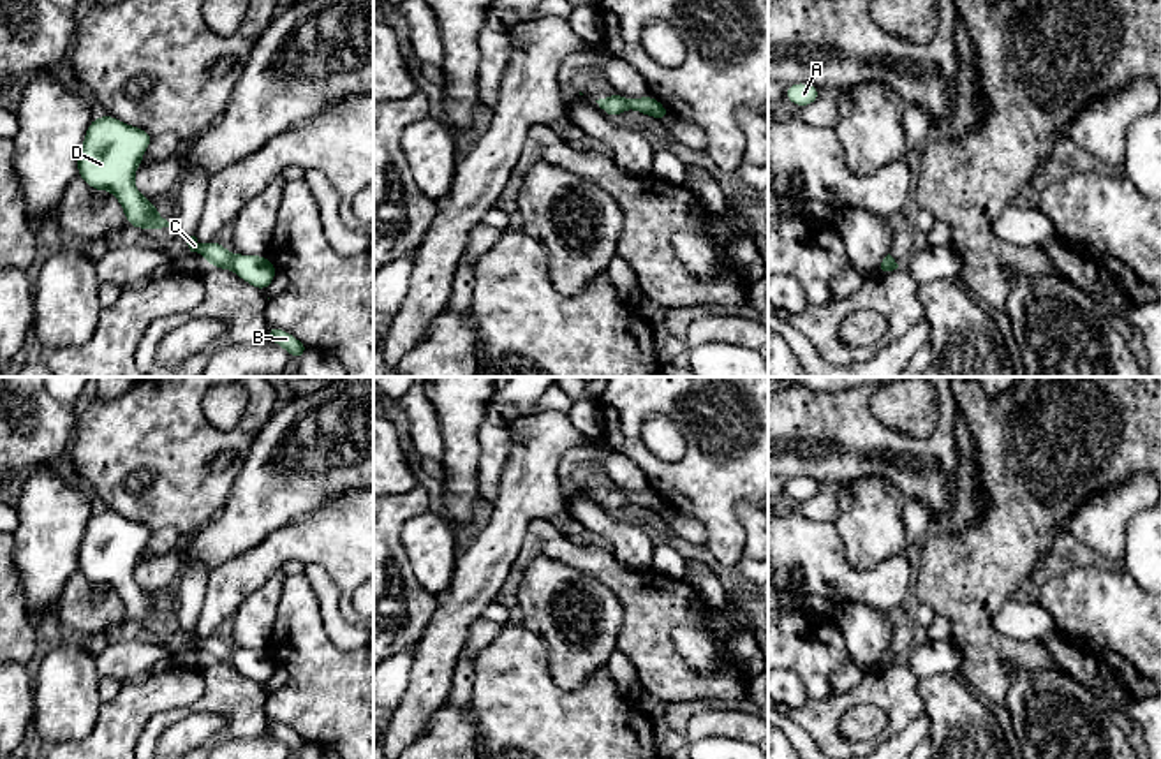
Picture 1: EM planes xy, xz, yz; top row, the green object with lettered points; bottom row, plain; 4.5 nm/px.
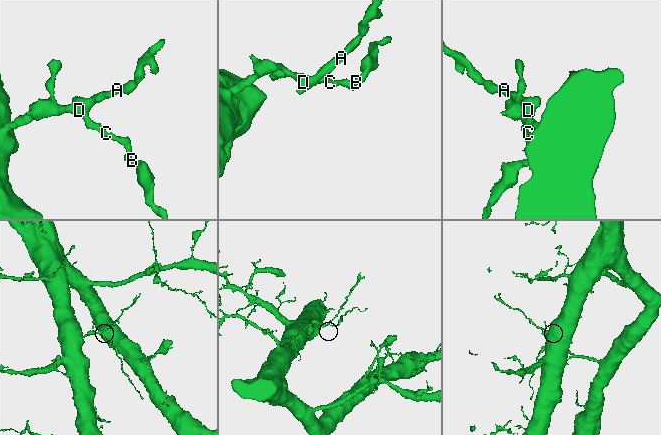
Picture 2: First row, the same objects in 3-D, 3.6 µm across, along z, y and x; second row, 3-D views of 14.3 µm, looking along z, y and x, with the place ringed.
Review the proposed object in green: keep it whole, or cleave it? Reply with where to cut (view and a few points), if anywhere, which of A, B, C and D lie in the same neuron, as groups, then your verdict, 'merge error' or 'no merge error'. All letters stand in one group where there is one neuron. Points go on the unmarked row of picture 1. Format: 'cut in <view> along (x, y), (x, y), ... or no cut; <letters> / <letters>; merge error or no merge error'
no cut; A B C D; no merge error

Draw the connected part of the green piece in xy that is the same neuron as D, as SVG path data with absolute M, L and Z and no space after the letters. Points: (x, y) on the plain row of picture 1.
M106 509L90 516L78 551L78 571L92 585L109 585L120 595L129 622L144 625L176 622L134 579L134 569L152 534L148 525Z

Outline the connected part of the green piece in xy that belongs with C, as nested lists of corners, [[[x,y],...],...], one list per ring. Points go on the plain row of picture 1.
[[[196,630],[185,632],[190,646],[201,648],[210,660],[234,666],[243,676],[264,687],[278,664],[266,650],[233,650],[226,641],[211,634],[199,639]]]

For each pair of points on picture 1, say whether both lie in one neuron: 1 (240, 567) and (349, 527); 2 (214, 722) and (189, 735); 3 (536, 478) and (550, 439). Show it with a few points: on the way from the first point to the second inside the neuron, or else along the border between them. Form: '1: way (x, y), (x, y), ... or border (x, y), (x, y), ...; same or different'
1: way (266, 559), (288, 543), (323, 536); same
2: way (208, 724), (194, 729); same
3: way (536, 469), (536, 453), (541, 448); same

